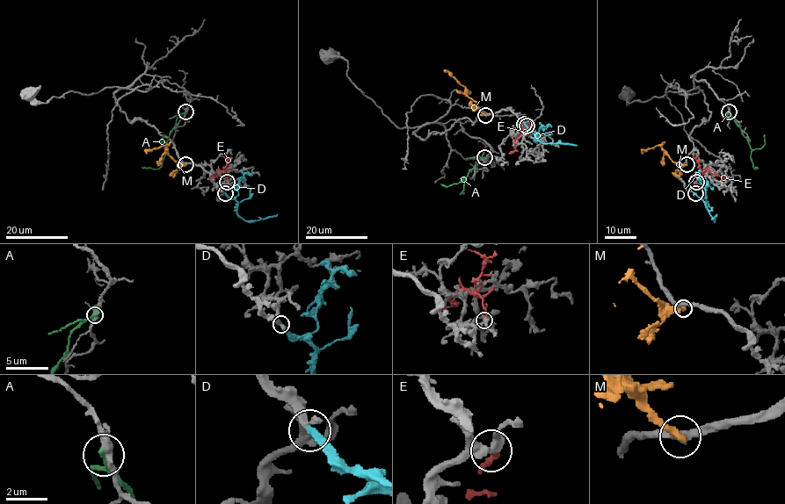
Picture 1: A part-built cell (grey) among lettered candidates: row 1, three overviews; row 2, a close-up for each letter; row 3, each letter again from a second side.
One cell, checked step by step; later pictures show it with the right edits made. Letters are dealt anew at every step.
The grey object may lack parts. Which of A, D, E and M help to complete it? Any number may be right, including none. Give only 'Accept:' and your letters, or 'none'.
Accept: D

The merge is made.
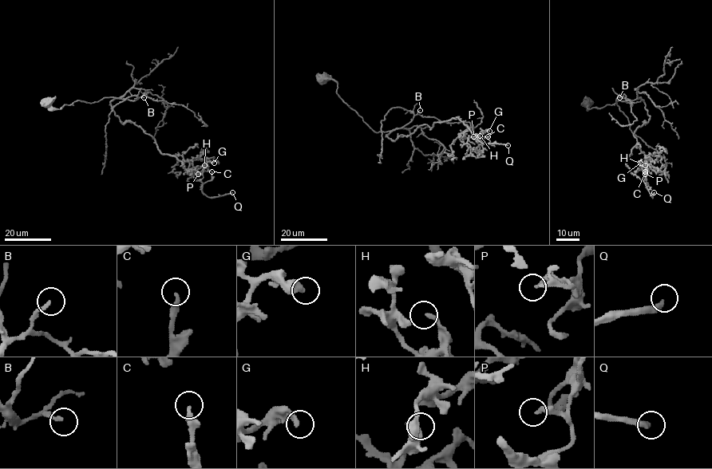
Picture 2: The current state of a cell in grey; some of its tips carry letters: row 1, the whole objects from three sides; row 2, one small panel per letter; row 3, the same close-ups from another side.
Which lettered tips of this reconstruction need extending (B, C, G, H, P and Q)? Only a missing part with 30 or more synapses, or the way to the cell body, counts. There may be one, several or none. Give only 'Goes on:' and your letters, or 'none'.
Goes on: B, Q

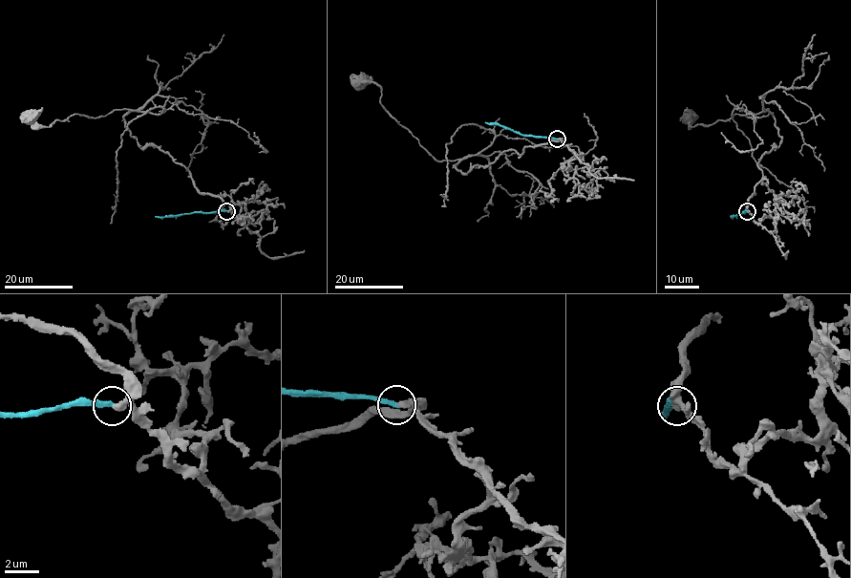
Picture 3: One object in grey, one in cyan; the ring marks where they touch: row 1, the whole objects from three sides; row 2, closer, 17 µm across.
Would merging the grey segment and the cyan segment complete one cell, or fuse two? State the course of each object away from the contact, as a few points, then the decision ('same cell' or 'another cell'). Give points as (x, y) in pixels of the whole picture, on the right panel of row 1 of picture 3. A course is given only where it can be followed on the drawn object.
course grey (747, 211), (762, 178), (758, 160), (782, 139), (774, 116), (767, 109), (693, 127), (690, 117); course cyan (747, 211), (731, 216); another cell

